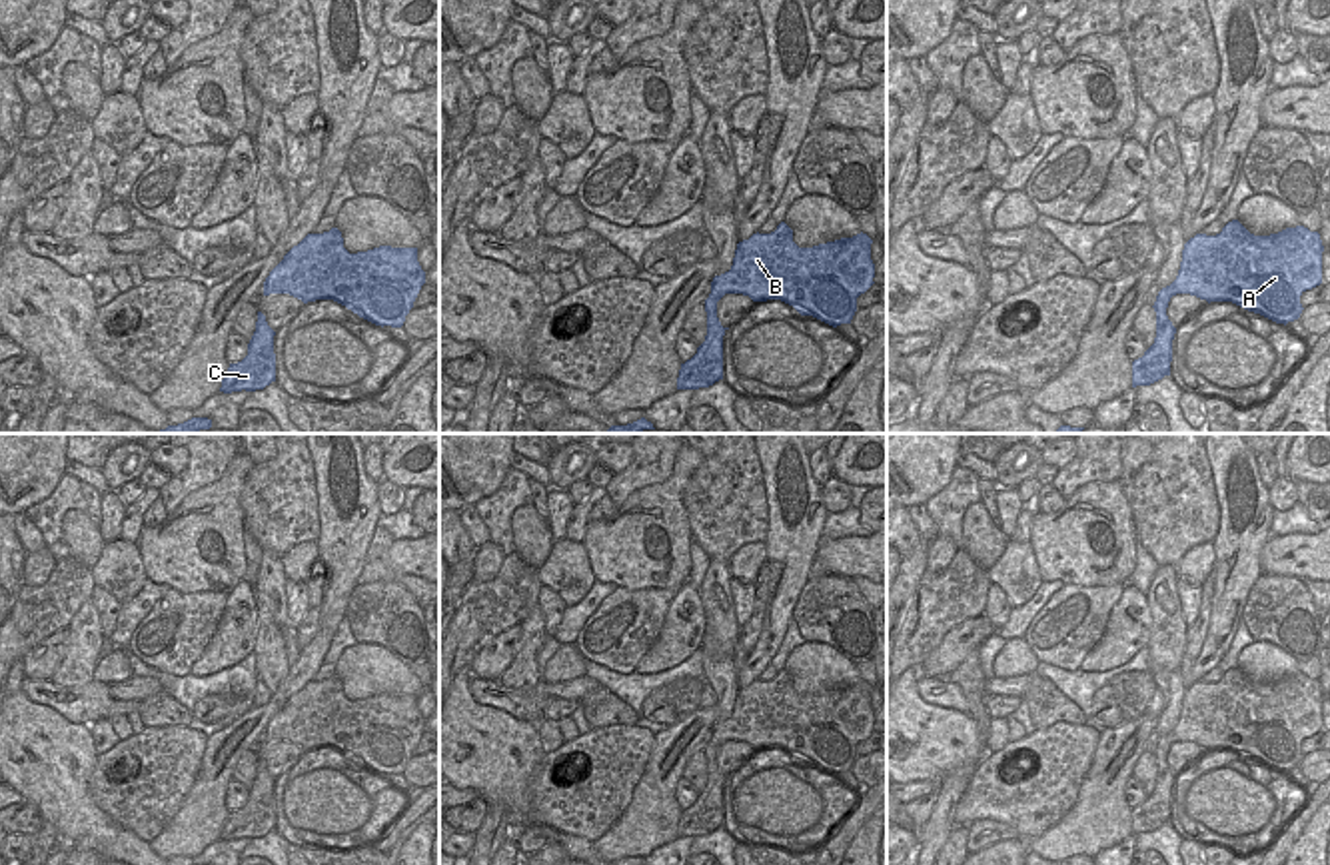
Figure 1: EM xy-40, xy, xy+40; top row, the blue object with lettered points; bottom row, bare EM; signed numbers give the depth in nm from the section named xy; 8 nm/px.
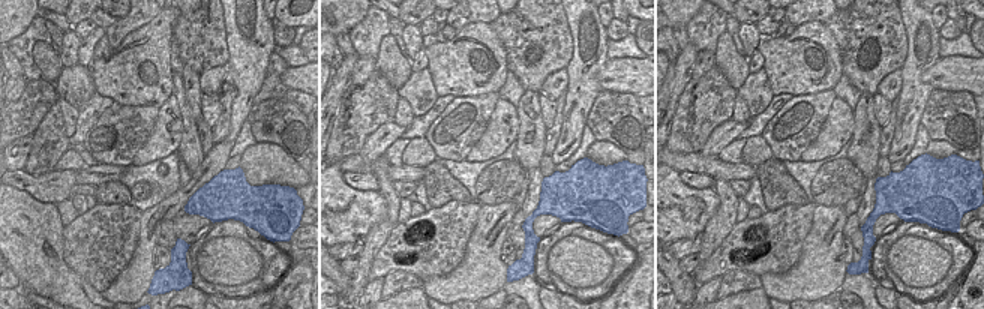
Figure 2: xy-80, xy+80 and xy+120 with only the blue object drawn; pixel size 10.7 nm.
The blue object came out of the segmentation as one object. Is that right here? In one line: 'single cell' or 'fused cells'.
fused cells

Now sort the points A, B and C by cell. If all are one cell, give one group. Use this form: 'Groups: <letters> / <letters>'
Groups: A B / C

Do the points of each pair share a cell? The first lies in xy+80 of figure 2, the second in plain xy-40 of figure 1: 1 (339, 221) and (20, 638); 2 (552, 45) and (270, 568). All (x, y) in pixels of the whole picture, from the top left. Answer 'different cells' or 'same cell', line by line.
1: different cells
2: different cells

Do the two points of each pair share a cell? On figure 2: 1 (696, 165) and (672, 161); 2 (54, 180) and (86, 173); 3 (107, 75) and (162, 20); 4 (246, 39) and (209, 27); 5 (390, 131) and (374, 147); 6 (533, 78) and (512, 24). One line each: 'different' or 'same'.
1: same
2: different
3: same
4: different
5: same
6: same

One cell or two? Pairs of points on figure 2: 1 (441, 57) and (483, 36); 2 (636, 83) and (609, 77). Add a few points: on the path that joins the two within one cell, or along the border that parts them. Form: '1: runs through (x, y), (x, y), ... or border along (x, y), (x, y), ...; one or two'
1: runs through (465, 77), (483, 87), (500, 60); one
2: runs through (630, 77), (615, 77); one

